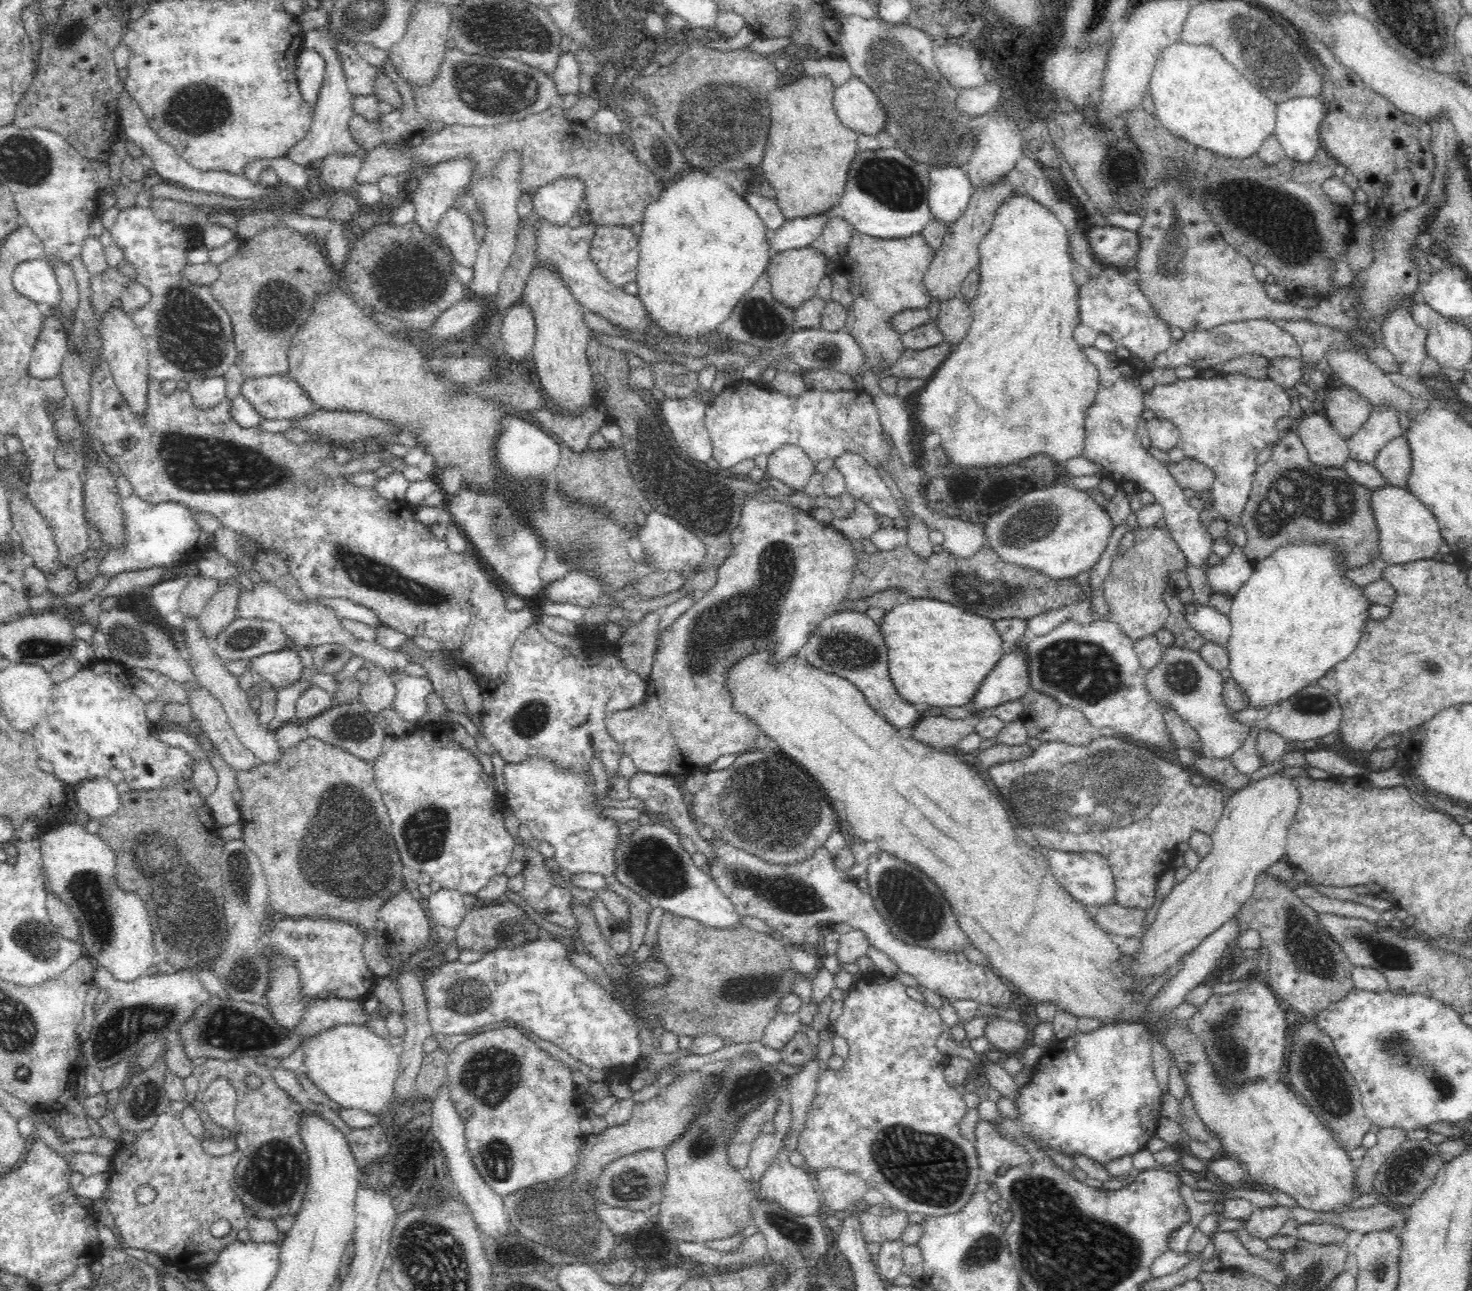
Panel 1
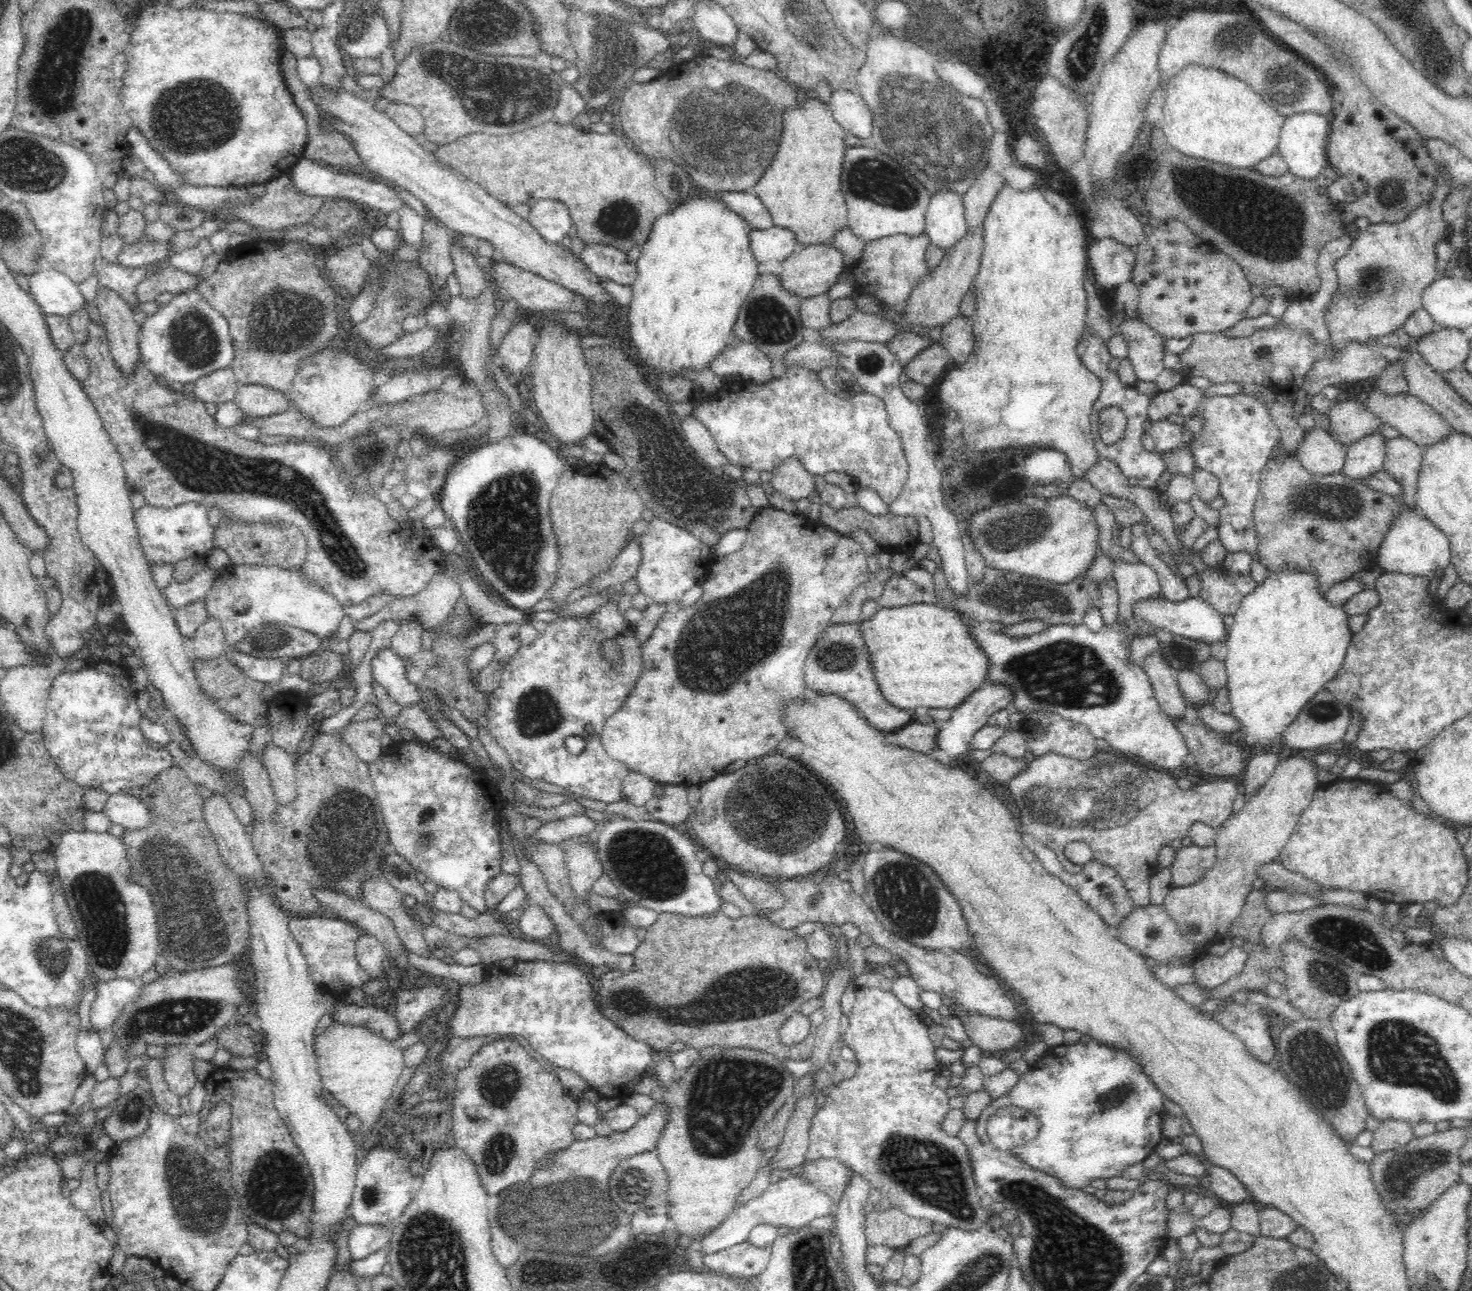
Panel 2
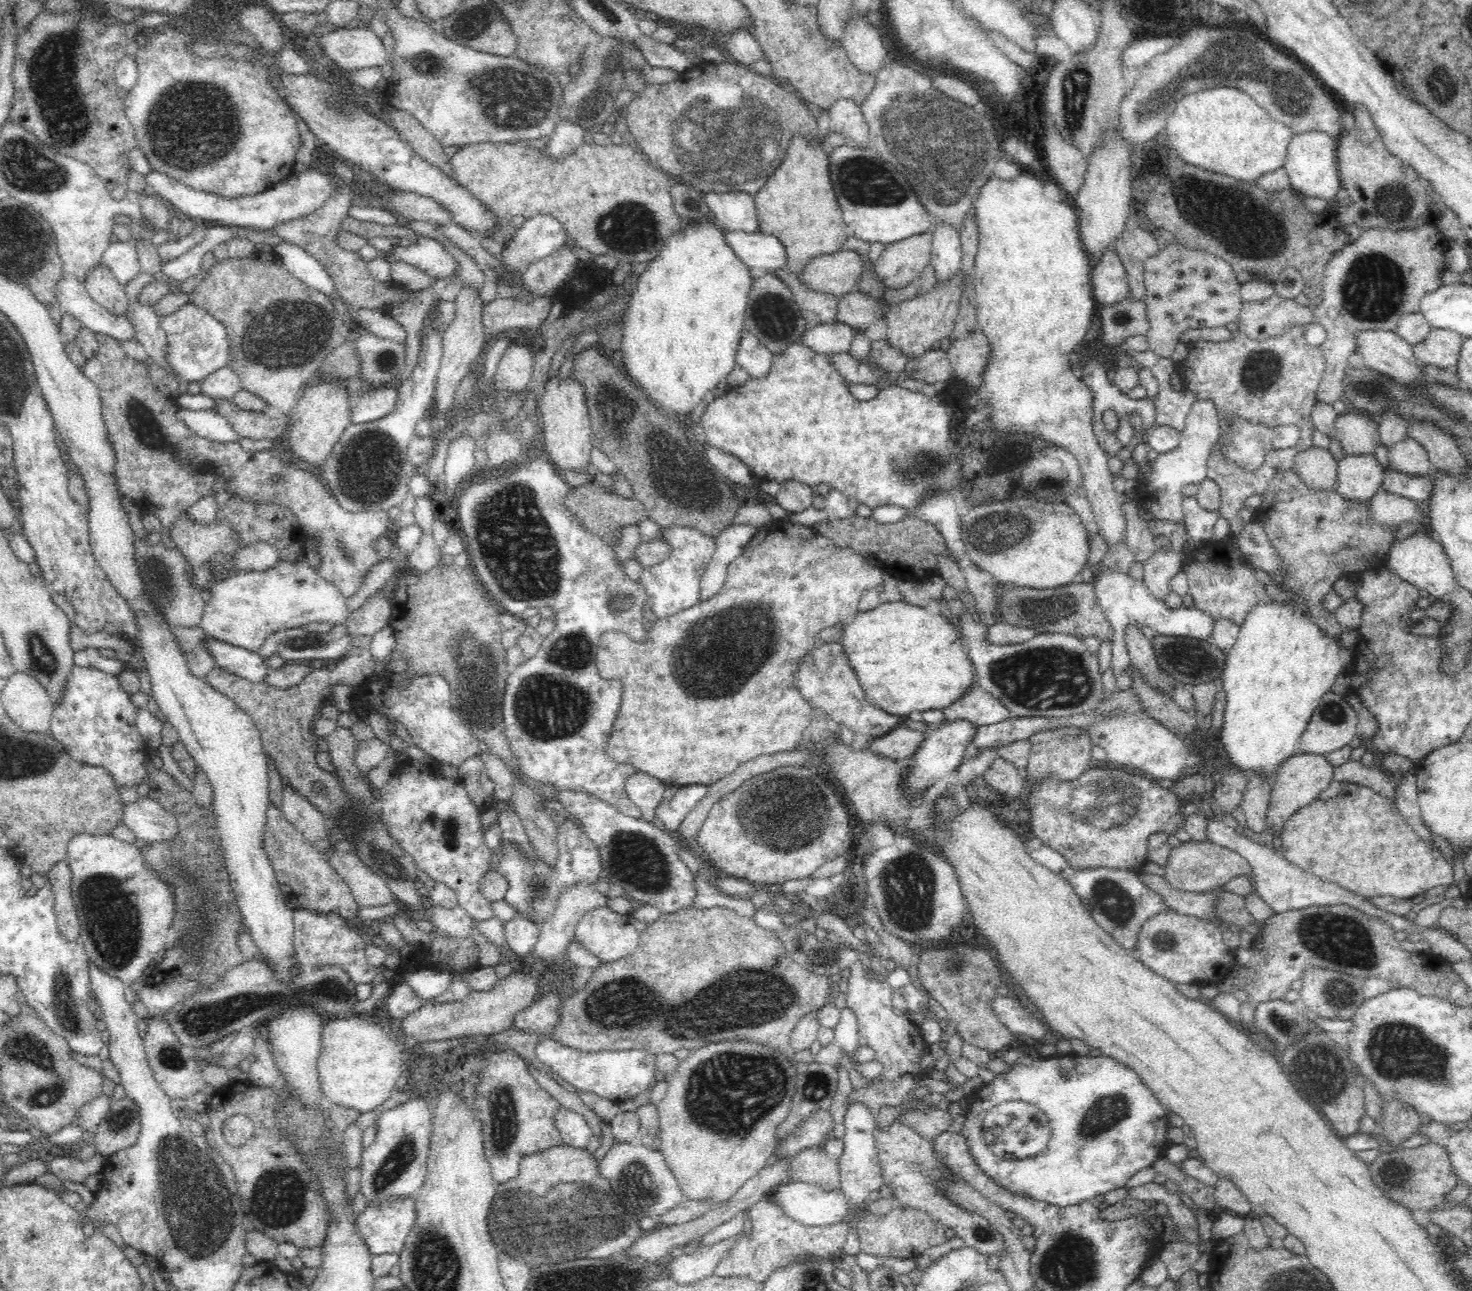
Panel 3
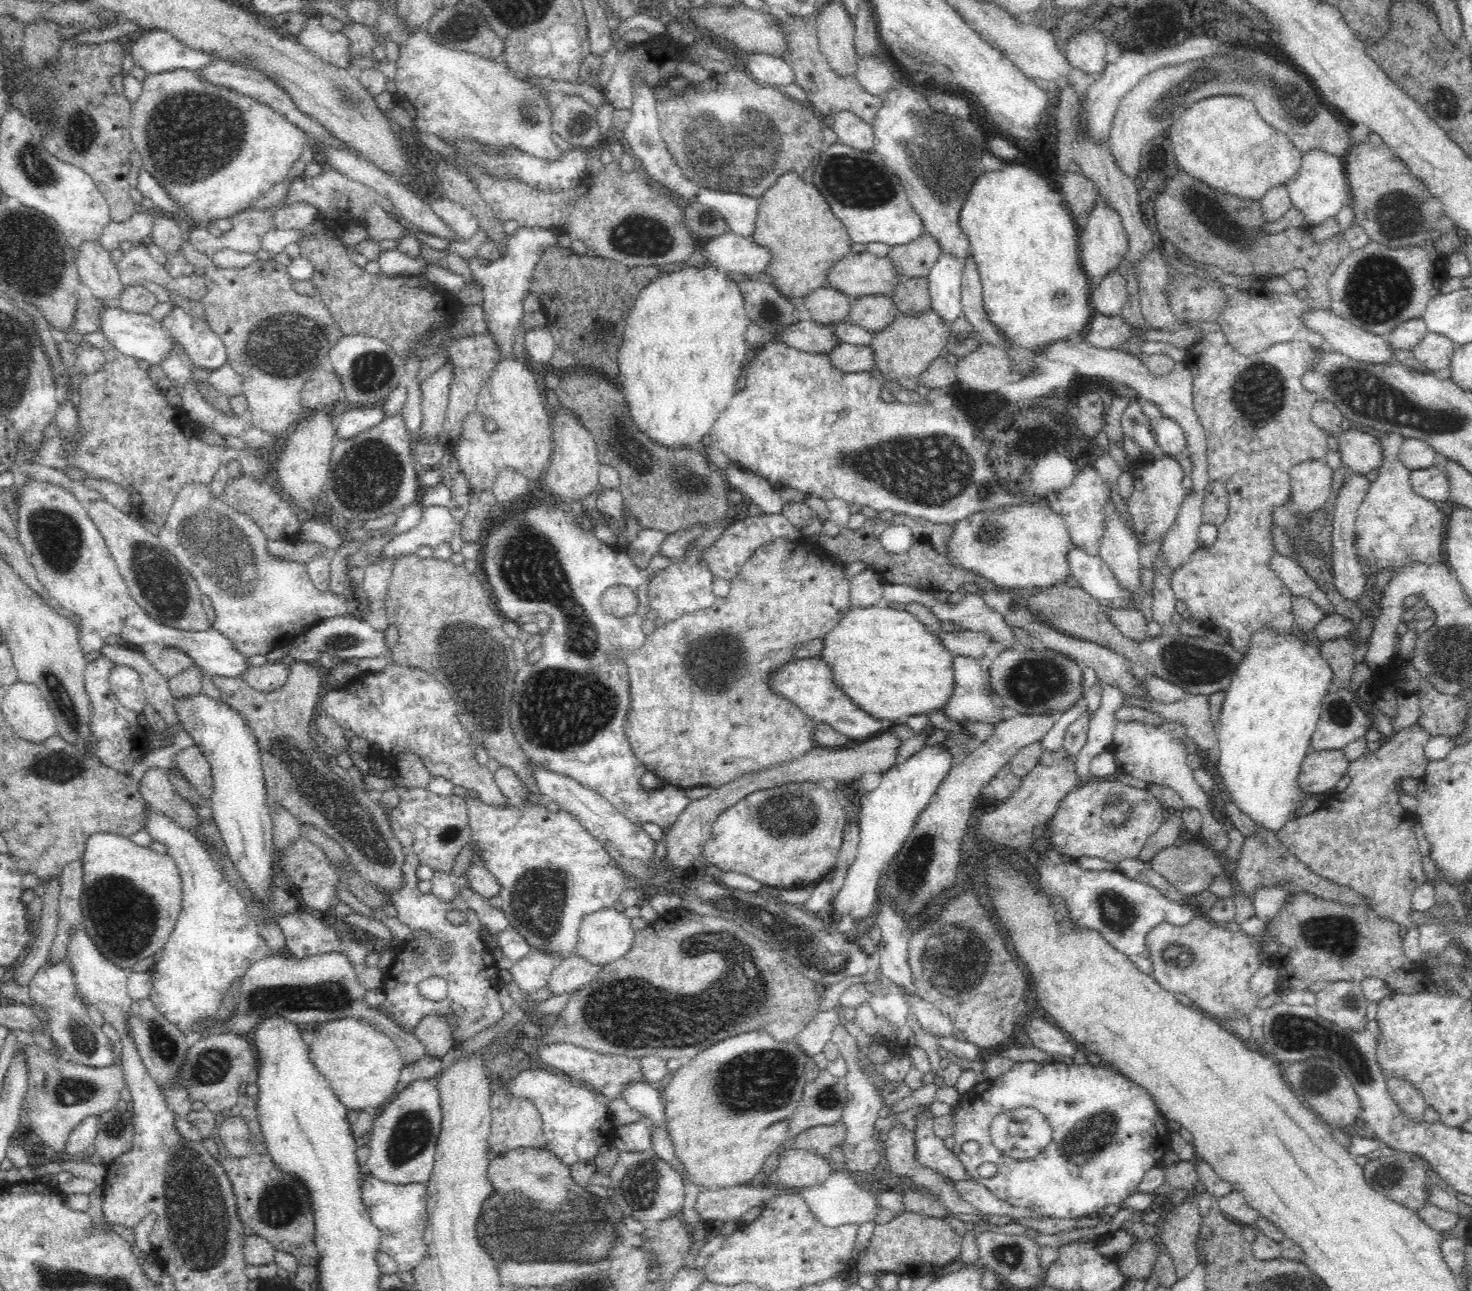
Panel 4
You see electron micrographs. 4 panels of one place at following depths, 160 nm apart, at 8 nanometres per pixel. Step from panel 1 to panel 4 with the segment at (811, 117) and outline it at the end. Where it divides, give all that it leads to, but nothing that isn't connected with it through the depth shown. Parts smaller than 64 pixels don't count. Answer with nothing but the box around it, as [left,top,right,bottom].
[750,170,852,299]

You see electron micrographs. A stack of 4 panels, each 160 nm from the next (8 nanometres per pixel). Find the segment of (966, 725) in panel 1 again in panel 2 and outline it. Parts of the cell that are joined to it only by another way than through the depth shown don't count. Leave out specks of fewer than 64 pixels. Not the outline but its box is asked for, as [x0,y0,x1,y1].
[885,721,940,755]

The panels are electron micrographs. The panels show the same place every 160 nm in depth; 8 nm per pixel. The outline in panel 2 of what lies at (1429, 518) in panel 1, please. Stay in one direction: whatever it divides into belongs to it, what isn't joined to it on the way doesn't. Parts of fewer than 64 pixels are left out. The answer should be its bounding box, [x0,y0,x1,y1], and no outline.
[1376,504,1452,581]

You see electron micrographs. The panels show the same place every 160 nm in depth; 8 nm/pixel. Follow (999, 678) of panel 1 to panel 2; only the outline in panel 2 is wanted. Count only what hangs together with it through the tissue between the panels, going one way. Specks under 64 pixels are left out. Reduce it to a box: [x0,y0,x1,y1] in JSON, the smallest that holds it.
[938,684,1013,760]

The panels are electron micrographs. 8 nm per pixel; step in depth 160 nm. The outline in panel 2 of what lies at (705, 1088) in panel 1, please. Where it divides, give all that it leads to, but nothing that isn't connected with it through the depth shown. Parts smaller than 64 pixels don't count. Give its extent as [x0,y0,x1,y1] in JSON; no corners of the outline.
[523,1101,667,1192]

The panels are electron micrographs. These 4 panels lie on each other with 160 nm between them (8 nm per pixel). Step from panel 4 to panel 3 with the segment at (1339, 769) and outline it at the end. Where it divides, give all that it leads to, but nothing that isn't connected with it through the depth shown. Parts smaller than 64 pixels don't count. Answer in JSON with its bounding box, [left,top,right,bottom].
[1264,752,1335,836]

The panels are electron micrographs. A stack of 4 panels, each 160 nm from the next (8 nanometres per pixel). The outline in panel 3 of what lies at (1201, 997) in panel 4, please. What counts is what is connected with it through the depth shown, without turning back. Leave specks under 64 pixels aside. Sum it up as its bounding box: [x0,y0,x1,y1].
[1132,911,1237,984]

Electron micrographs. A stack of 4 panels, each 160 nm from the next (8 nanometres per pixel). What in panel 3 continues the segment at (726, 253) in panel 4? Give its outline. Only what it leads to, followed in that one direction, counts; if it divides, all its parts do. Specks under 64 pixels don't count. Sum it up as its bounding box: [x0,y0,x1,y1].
[726,230,790,280]

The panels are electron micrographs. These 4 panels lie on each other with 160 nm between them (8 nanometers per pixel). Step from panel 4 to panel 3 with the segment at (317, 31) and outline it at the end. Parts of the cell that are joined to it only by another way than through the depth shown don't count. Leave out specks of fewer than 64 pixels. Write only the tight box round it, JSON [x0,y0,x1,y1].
[316,26,390,73]

